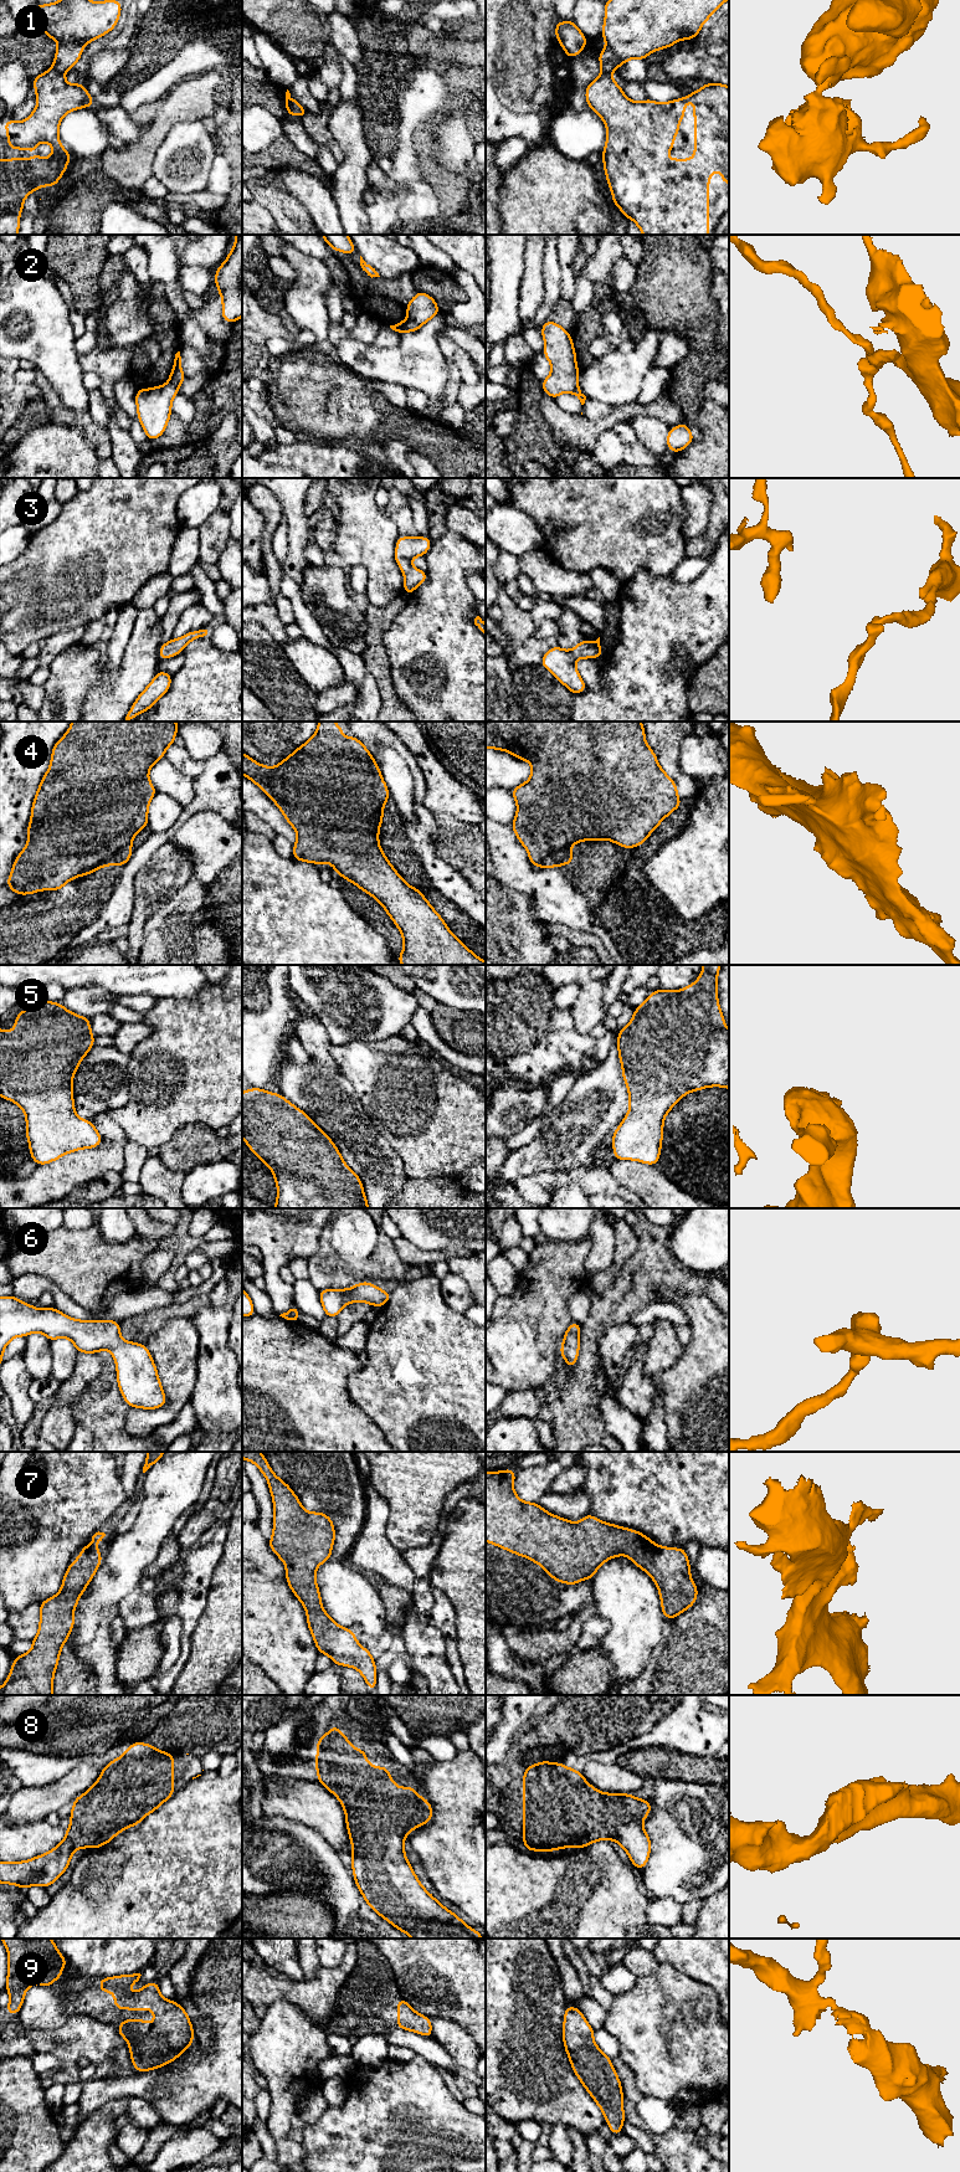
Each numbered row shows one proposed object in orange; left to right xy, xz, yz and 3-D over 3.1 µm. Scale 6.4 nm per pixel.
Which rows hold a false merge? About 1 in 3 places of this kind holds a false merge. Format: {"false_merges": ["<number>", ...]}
{"false_merges": ["1", "2"]}

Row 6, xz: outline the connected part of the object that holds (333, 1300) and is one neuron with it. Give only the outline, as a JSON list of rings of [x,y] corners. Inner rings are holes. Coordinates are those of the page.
[[[361,1282],[350,1289],[324,1289],[319,1290],[319,1299],[325,1316],[335,1318],[348,1303],[369,1303],[374,1306],[384,1306],[391,1293],[381,1290],[369,1282]]]

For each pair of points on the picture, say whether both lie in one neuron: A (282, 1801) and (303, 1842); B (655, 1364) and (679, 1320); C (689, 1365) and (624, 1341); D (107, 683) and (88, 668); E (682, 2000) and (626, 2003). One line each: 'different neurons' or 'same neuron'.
A: different neurons
B: different neurons
C: different neurons
D: different neurons
E: same neuron

